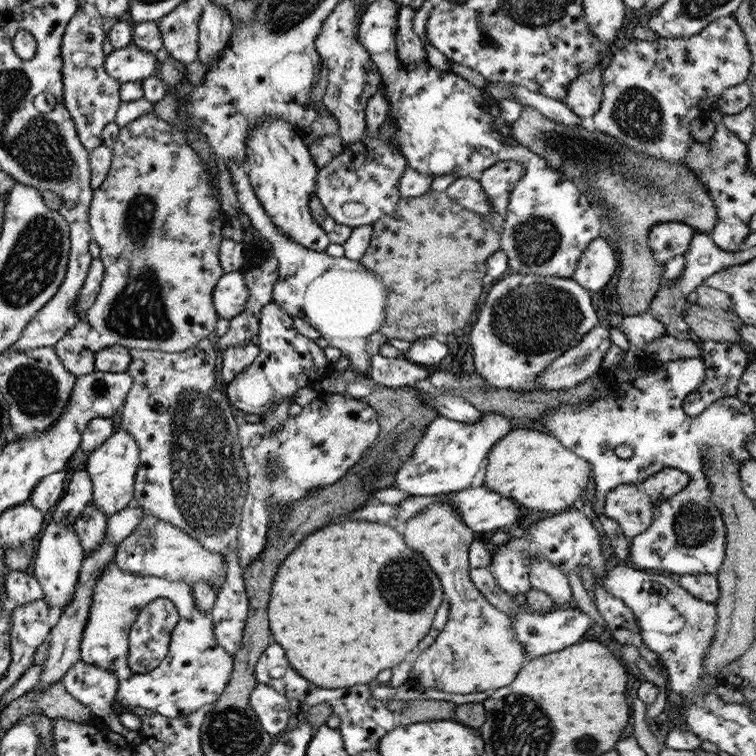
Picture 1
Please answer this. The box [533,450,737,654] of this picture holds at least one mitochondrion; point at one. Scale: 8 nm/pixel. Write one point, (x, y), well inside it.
(694, 525)

